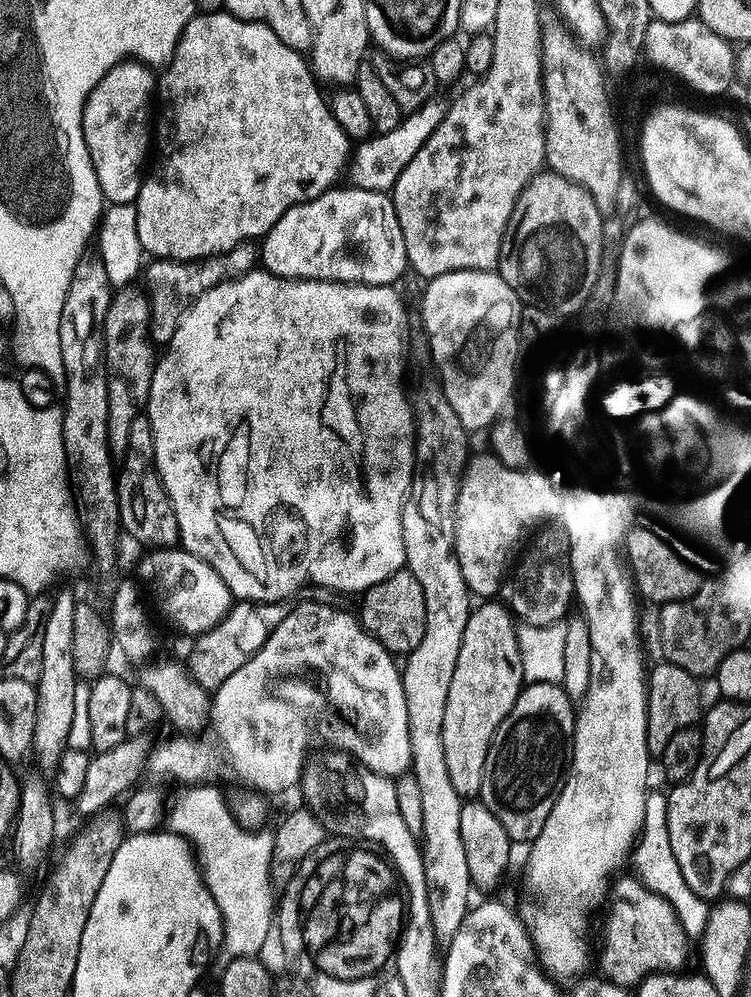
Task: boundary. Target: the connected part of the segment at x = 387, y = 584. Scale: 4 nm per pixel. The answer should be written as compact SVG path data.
M401 570L390 574L363 593L361 600L364 601L360 604L358 619L387 652L407 654L422 642L426 630L426 598L422 598L422 586L418 586L418 578L412 572Z

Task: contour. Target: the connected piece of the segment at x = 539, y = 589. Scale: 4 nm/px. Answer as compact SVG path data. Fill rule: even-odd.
M547 528L540 530L545 530L545 532L537 531L535 533L535 535L537 534L536 541L528 549L526 549L527 547L523 549L523 552L525 551L524 557L522 557L522 552L502 585L503 603L523 623L530 626L550 626L561 623L569 615L569 613L567 614L568 607L571 604L573 607L574 604L568 532L564 530L559 532L556 528Z

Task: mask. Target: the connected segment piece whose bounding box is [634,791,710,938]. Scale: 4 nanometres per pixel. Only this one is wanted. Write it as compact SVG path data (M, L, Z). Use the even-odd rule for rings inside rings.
M649 791L644 797L644 827L640 829L640 835L634 845L634 860L636 856L635 875L649 888L654 894L658 894L662 898L666 898L666 902L670 902L670 906L674 910L674 914L678 914L678 922L682 922L684 933L690 938L703 937L704 931L709 922L709 901L704 900L698 894L694 894L694 890L690 890L690 886L686 886L686 878L682 878L682 870L678 870L678 858L674 858L674 850L670 850L670 830L668 829L668 798L662 791Z

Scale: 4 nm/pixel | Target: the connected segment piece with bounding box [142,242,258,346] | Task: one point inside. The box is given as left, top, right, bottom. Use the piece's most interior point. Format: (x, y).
(171, 286)

